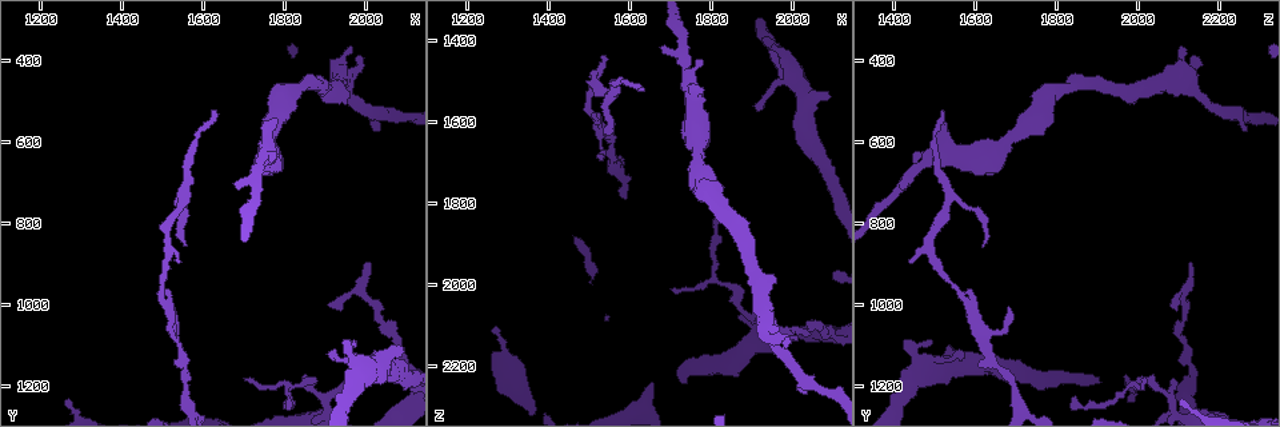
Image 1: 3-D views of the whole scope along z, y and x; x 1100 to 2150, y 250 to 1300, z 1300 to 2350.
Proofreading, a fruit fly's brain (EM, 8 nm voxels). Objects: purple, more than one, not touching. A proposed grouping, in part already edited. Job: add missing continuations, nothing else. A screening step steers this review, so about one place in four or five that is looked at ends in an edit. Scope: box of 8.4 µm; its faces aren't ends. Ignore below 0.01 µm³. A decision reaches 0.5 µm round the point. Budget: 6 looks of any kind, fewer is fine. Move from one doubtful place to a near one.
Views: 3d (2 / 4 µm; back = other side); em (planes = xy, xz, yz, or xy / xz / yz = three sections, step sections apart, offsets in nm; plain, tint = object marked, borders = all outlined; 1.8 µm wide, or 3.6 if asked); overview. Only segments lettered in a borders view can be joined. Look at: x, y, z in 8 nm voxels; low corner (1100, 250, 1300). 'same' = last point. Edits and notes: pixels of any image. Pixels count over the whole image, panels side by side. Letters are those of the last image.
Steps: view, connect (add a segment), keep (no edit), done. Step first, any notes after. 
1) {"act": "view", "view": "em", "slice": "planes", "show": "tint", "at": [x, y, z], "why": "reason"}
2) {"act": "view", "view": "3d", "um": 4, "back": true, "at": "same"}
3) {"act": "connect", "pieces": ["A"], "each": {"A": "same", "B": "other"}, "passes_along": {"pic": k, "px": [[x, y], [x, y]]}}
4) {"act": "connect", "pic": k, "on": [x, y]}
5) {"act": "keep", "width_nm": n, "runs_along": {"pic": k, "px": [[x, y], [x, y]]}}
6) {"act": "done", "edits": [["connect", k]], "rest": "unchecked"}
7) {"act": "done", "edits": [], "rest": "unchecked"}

{"act": "view", "view": "3d", "um": 4, "at": [1635, 525, 1525], "why": "thin end"}

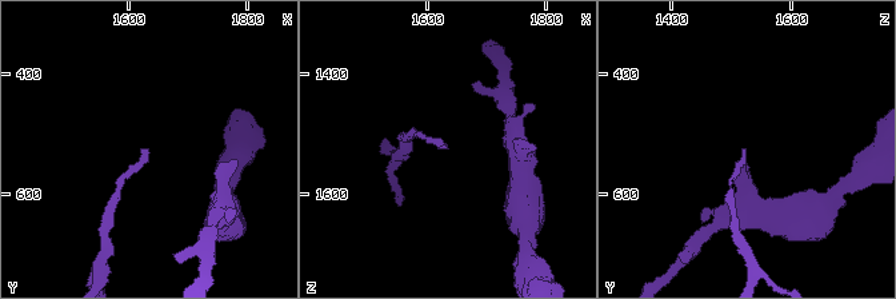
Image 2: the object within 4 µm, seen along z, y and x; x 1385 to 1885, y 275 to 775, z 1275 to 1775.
{"act": "view", "view": "em", "slice": "xy", "step": 16, "show": "borders", "at": [1630, 520, 1520], "why": "need the tissue"}

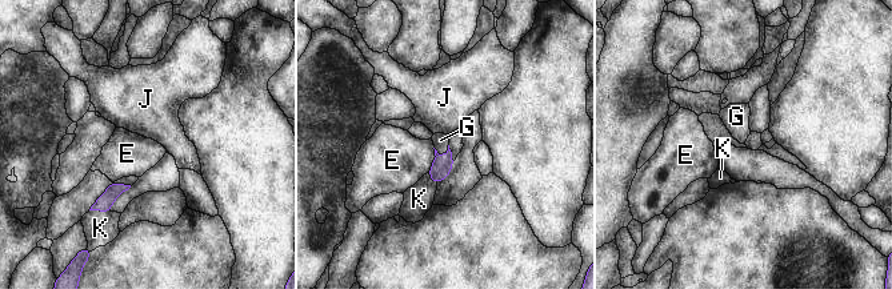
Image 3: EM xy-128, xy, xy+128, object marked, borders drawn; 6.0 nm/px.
{"act": "view", "view": "em", "slice": "planes", "show": "borders", "at": "same"}

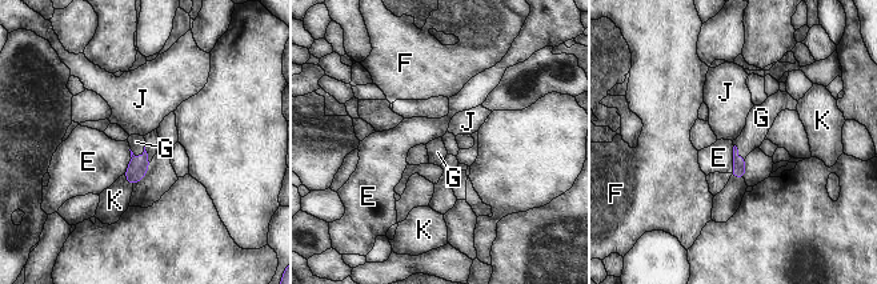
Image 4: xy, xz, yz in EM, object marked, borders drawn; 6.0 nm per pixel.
{"act": "connect", "pieces": ["G"], "width_nm": 80, "each": {"E": "other", "F": "other", "G": "same", "J": "other", "K": "other"}, "passes_along": {"pic": 4, "px": [[137, 167], [141, 156], [136, 142]]}, "found": "it goes on there"}

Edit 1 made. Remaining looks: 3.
{"act": "view", "view": "overview"}

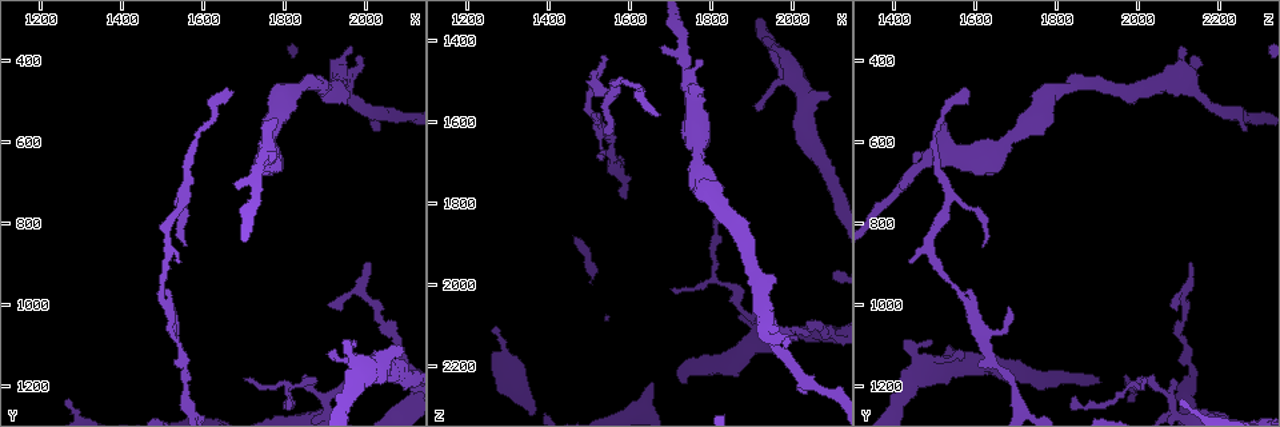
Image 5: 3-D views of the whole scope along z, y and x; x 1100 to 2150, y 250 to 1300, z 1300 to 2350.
{"act": "view", "view": "em", "slice": "planes", "show": "tint", "at": [1910, 1130, 1575]}

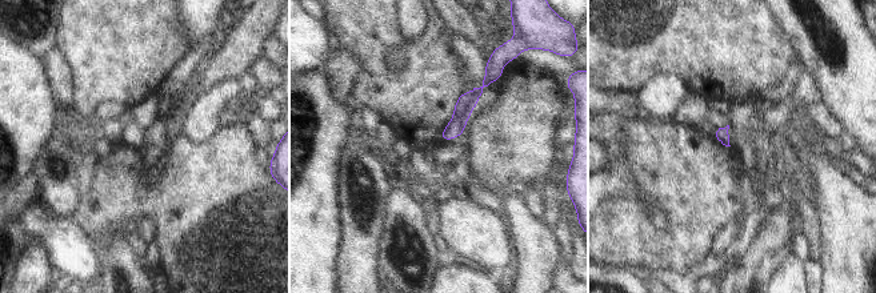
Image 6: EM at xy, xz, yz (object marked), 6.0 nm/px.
{"act": "view", "view": "em", "slice": "planes", "show": "borders", "at": "same", "why": "what lies round it"}

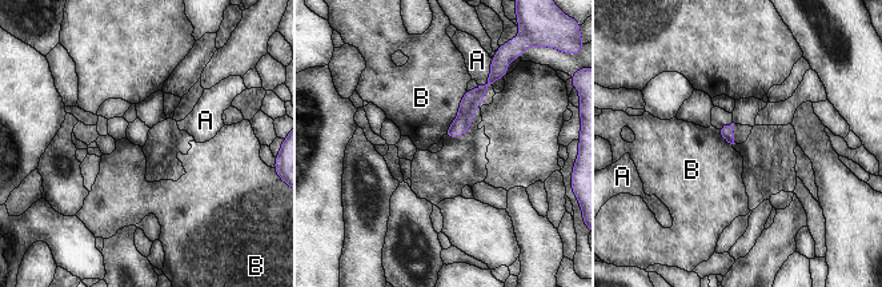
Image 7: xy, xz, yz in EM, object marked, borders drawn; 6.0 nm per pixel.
{"act": "keep", "longest_contact_nm": ["B", 300], "each": {"A": "other", "B": "other"}, "runs_along": {"pic": 7, "px": [[482, 88], [449, 134]]}, "found": "none of them fits"}

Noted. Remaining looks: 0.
{"act": "done", "edits": [["connect", 4]], "rest": "unchecked"}

